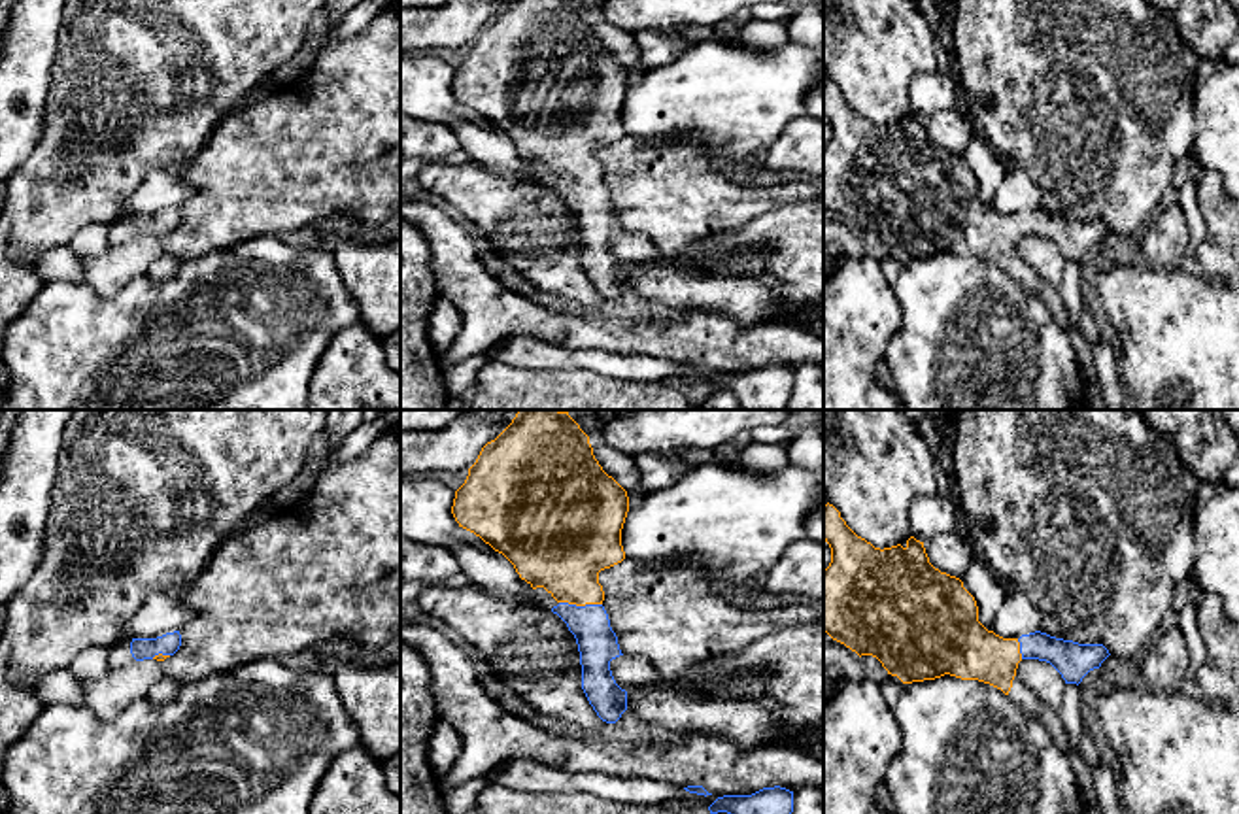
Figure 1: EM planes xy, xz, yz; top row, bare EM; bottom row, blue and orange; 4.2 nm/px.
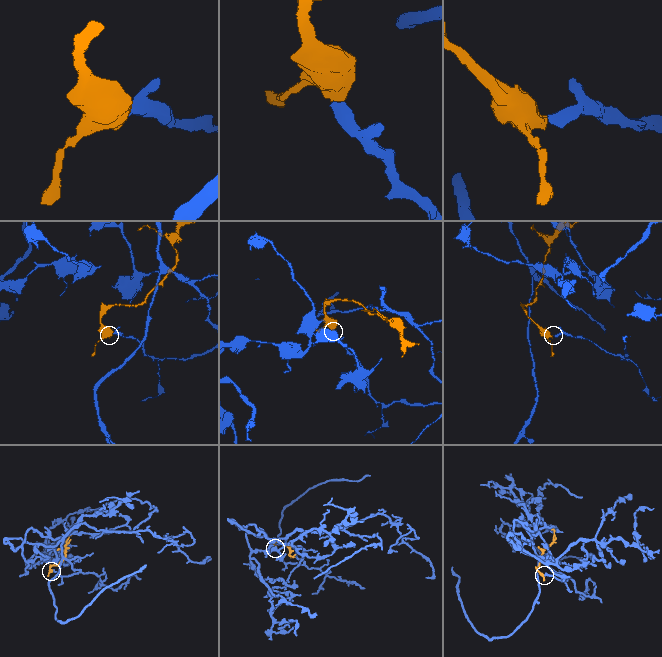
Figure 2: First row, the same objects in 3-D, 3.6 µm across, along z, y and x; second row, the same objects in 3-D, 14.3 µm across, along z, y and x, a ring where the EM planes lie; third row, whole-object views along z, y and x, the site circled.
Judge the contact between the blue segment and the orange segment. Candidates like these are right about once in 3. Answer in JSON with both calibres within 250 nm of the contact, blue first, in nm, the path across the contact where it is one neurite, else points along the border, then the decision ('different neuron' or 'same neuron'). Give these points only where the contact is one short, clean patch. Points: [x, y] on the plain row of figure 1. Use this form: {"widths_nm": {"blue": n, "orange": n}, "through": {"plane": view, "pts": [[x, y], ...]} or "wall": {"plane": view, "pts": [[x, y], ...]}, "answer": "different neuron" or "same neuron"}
{"widths_nm": {"blue": 170, "orange": 360}, "answer": "same neuron"}

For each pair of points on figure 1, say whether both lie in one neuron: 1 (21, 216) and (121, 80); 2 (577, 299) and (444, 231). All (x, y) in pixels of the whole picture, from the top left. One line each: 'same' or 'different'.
1: same
2: different

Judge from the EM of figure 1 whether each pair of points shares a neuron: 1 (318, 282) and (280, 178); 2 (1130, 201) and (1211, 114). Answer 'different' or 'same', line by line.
1: different
2: different

